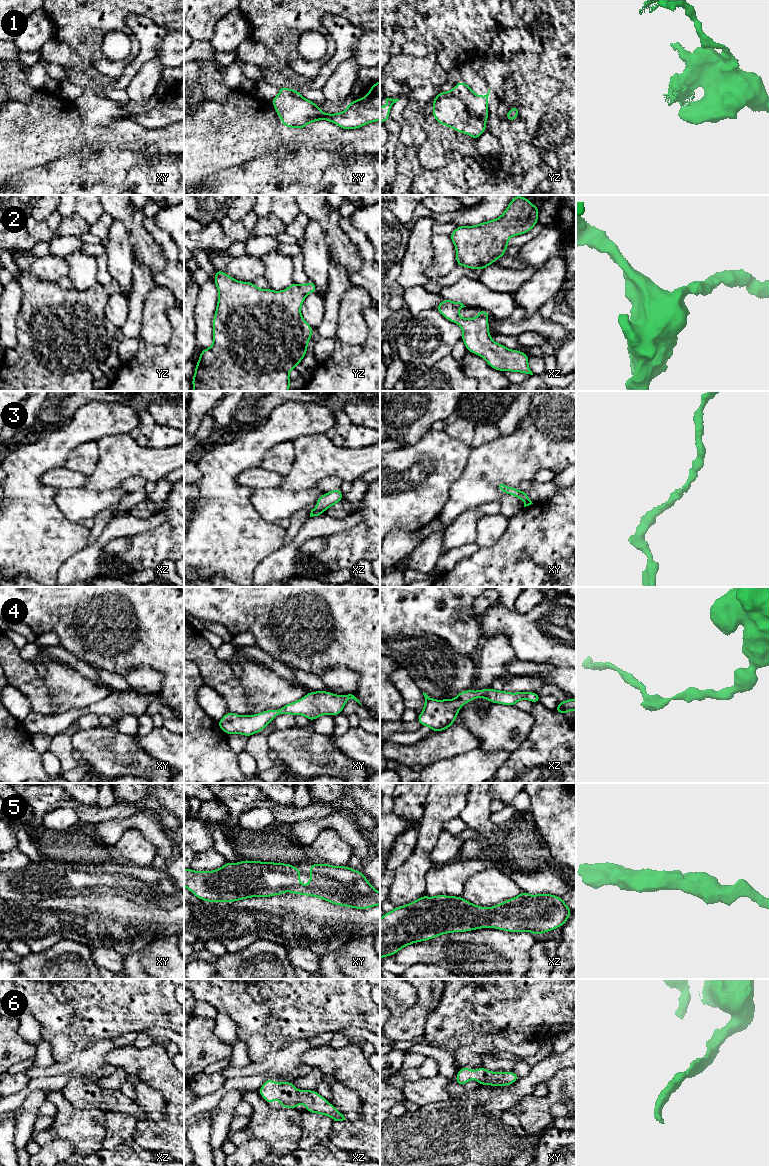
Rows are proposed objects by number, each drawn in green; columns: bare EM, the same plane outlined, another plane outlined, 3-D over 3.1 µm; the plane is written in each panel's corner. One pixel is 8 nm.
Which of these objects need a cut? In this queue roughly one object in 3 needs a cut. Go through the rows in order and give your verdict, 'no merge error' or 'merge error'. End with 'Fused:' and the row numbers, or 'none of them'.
1: merge error
2: no merge error
3: no merge error
4: no merge error
5: no merge error
6: no merge error
Fused: 1

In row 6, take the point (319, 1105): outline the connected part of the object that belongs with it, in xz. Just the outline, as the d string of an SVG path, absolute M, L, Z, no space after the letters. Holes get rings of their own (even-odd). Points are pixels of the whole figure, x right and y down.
M268 1078L260 1087L258 1093L270 1106L272 1106L273 1100L278 1098L281 1101L279 1108L296 1109L300 1103L304 1103L309 1113L329 1116L334 1121L346 1120L341 1112L318 1094L317 1090L296 1090L293 1081L282 1083Z

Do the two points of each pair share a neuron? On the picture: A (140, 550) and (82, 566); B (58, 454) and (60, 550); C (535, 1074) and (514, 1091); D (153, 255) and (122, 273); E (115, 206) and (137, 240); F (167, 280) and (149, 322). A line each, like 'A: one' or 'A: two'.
A: two
B: one
C: one
D: two
E: one
F: two

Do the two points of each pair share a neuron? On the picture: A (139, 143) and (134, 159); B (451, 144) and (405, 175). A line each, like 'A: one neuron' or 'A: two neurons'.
A: two neurons
B: two neurons

